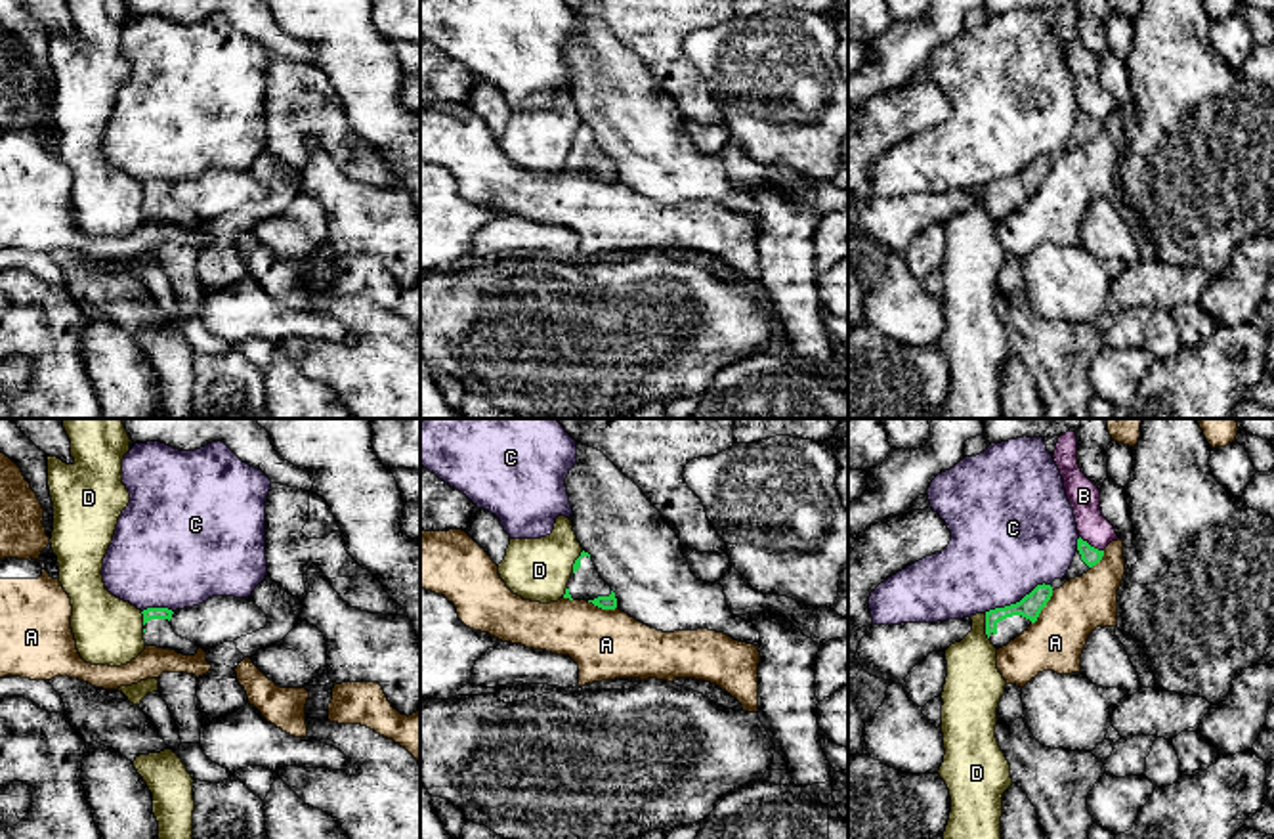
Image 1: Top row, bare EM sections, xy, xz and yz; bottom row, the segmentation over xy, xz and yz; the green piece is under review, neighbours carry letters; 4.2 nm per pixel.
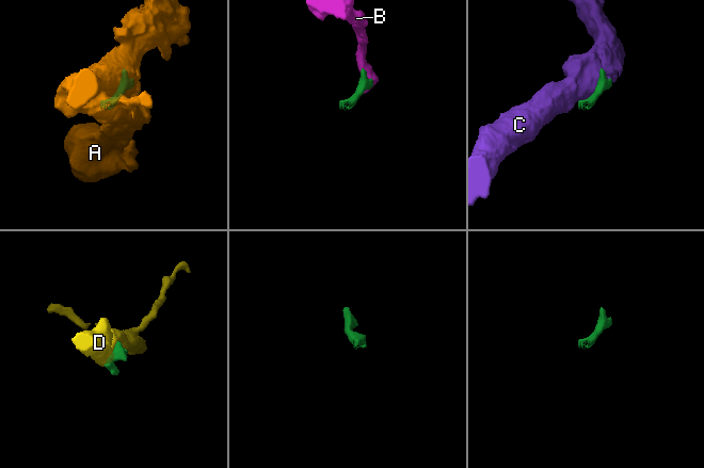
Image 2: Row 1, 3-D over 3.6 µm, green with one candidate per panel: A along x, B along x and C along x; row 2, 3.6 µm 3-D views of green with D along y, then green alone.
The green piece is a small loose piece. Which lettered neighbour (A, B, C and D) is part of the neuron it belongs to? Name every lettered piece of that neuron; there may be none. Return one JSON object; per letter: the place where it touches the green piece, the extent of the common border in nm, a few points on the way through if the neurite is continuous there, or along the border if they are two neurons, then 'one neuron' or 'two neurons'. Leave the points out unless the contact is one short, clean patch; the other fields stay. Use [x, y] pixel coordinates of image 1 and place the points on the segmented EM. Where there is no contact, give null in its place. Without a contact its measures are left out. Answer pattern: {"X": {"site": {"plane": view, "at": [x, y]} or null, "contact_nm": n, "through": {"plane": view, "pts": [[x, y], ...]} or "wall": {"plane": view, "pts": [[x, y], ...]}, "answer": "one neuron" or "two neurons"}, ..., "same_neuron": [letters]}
{"A": {"site": {"plane": "yz", "at": [1043, 606]}, "contact_nm": 170, "answer": "two neurons"}, "B": {"site": {"plane": "yz", "at": [1089, 545]}, "contact_nm": 120, "wall": {"plane": "yz", "pts": [[1080, 536], [1103, 551]]}, "answer": "two neurons"}, "C": {"site": {"plane": "yz", "at": [1017, 602]}, "contact_nm": 300, "answer": "two neurons"}, "D": {"site": {"plane": "yz", "at": [986, 627]}, "contact_nm": 110, "answer": "two neurons"}, "same_neuron": []}

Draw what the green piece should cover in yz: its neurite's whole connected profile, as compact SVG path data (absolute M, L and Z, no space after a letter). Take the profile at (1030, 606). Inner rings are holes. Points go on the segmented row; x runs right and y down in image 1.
M1037 585L1020 602L986 612L986 635L999 650L1020 636L1037 621L1041 610L1052 596L1051 585Z

